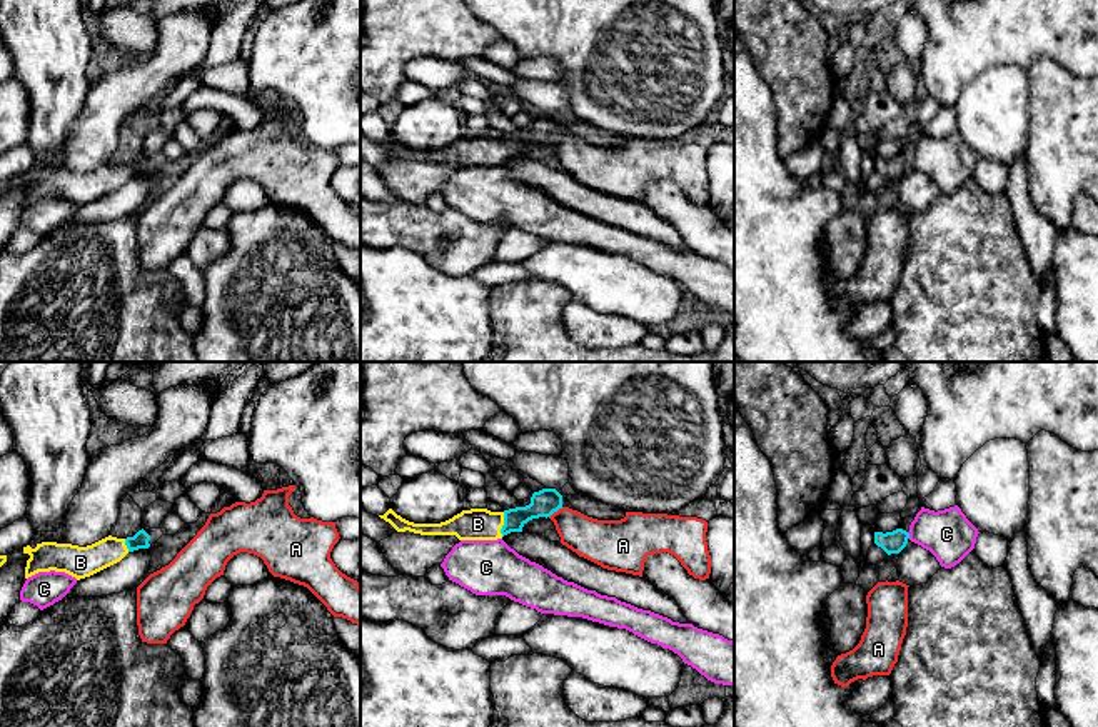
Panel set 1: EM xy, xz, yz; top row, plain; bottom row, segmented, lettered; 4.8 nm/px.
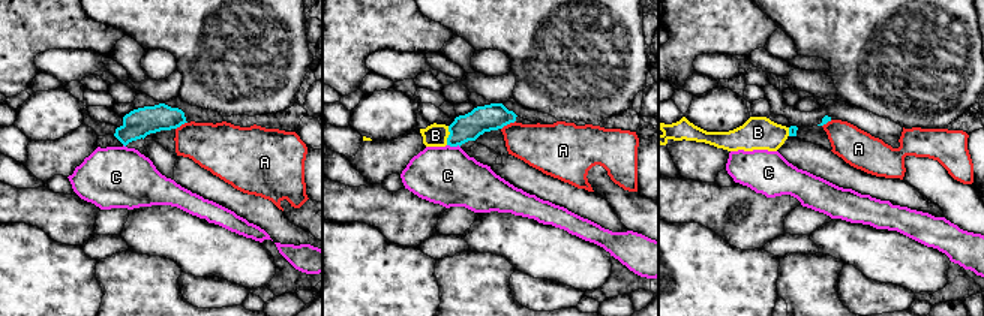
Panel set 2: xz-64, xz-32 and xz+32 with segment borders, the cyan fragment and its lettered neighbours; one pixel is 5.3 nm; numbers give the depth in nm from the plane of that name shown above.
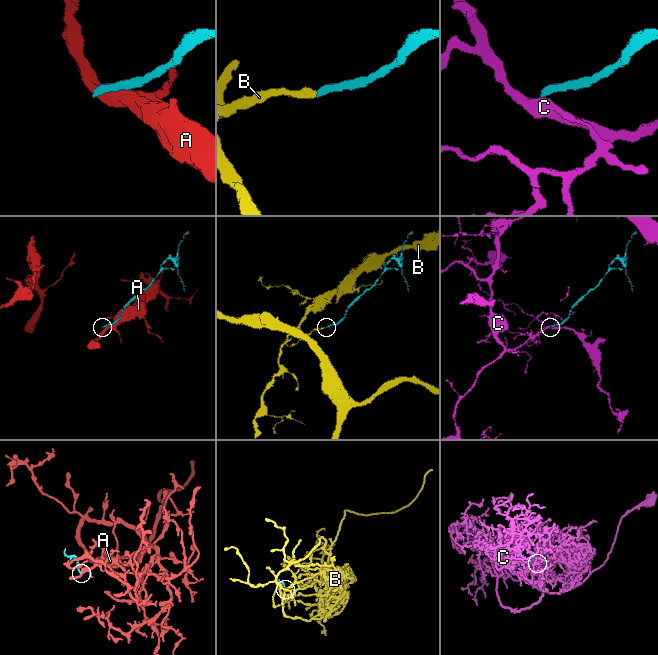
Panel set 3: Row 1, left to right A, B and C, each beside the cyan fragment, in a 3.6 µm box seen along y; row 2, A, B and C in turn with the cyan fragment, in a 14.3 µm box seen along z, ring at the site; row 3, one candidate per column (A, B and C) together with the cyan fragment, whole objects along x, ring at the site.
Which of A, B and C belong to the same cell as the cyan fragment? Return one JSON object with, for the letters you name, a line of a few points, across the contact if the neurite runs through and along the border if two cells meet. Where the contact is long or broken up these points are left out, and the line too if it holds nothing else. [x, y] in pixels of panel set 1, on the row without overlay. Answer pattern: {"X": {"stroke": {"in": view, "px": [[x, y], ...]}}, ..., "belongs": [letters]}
{"B": {"stroke": {"in": "xz", "px": [[544, 129], [504, 150], [478, 150]]}}, "belongs": ["B"]}

